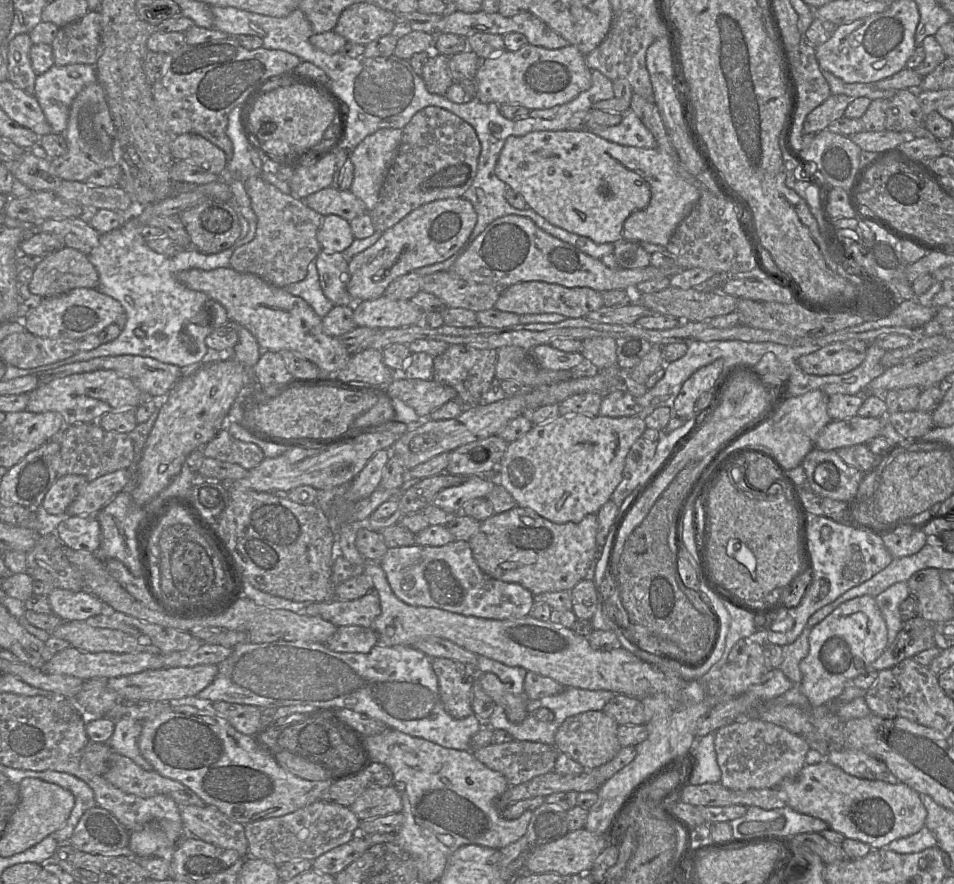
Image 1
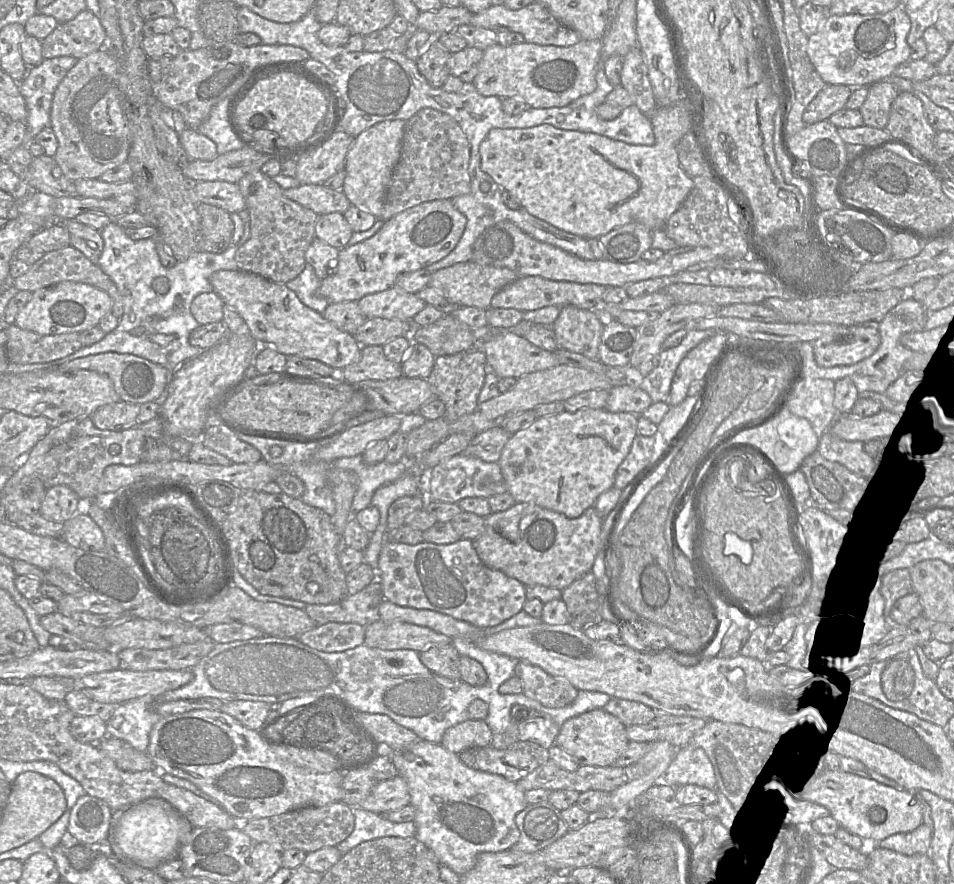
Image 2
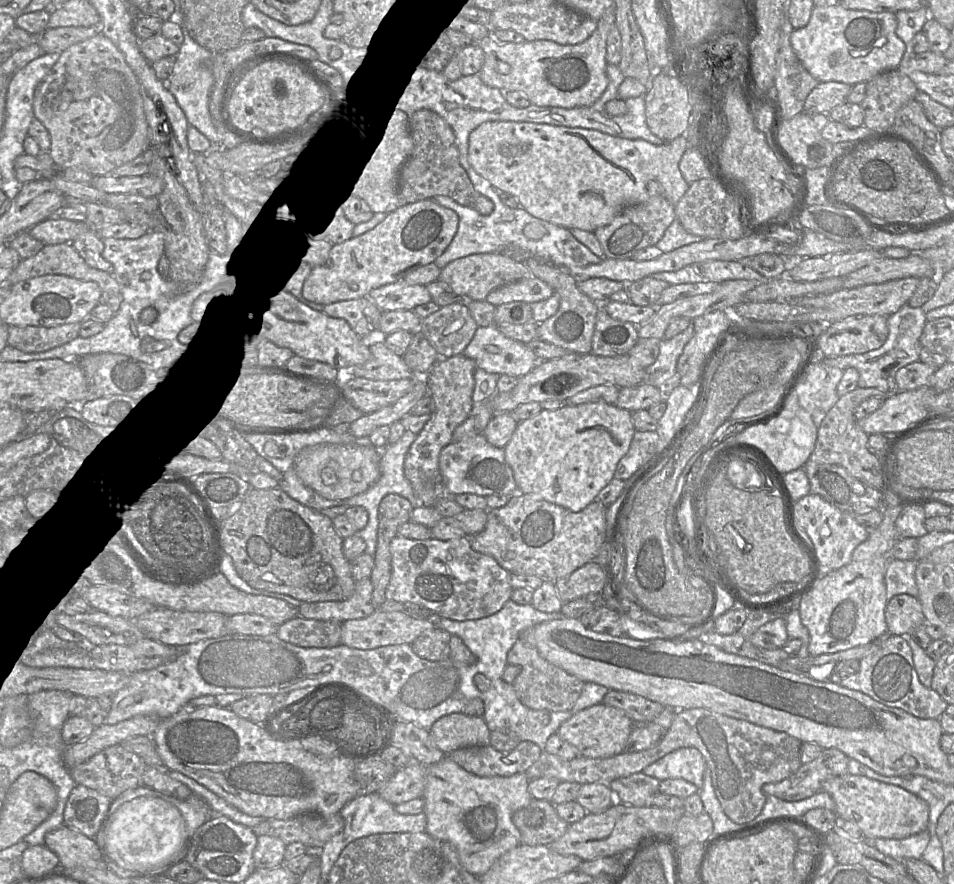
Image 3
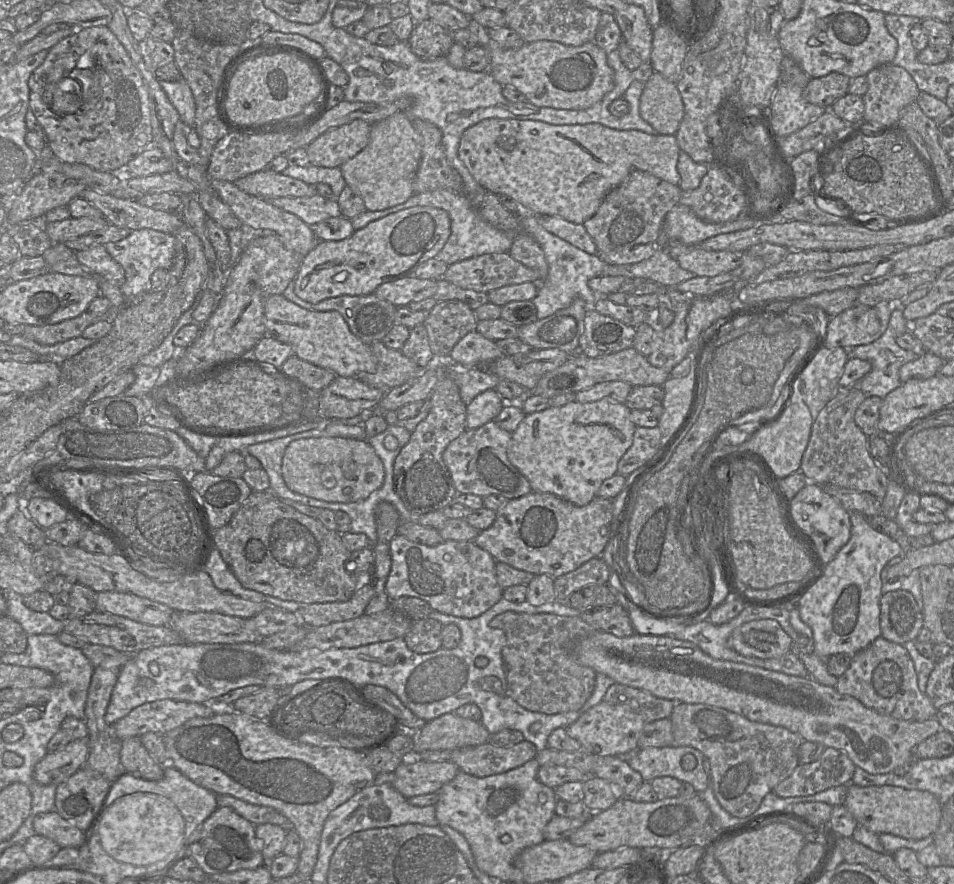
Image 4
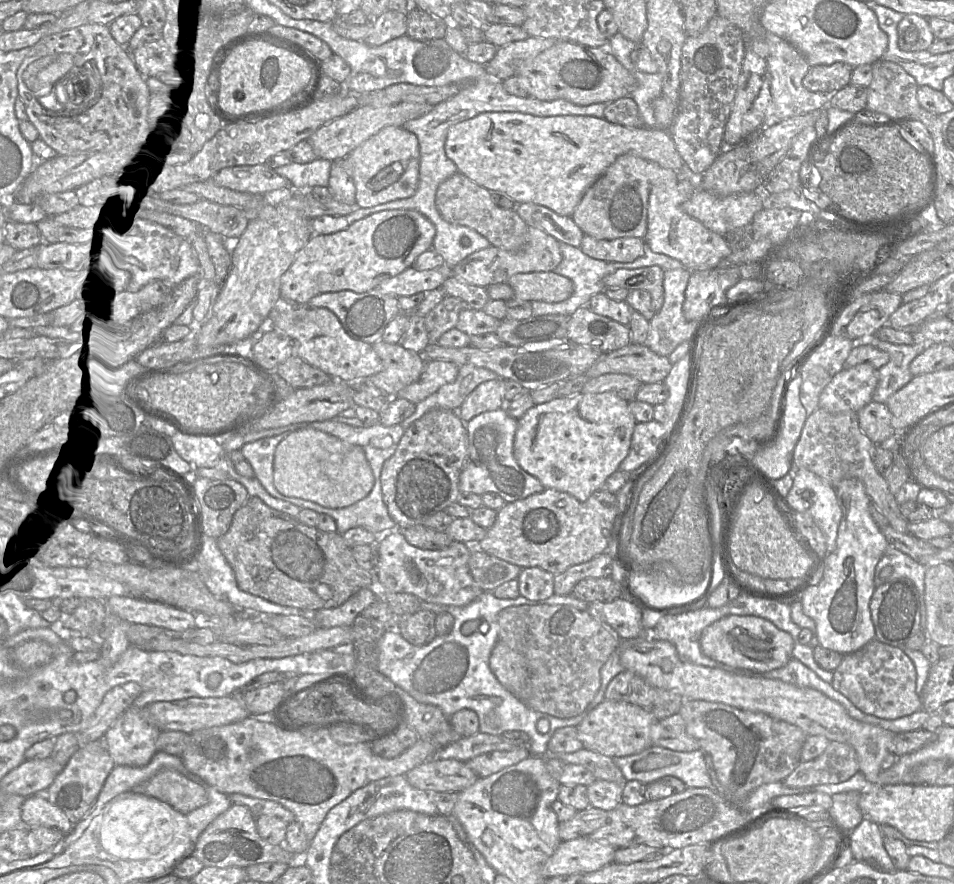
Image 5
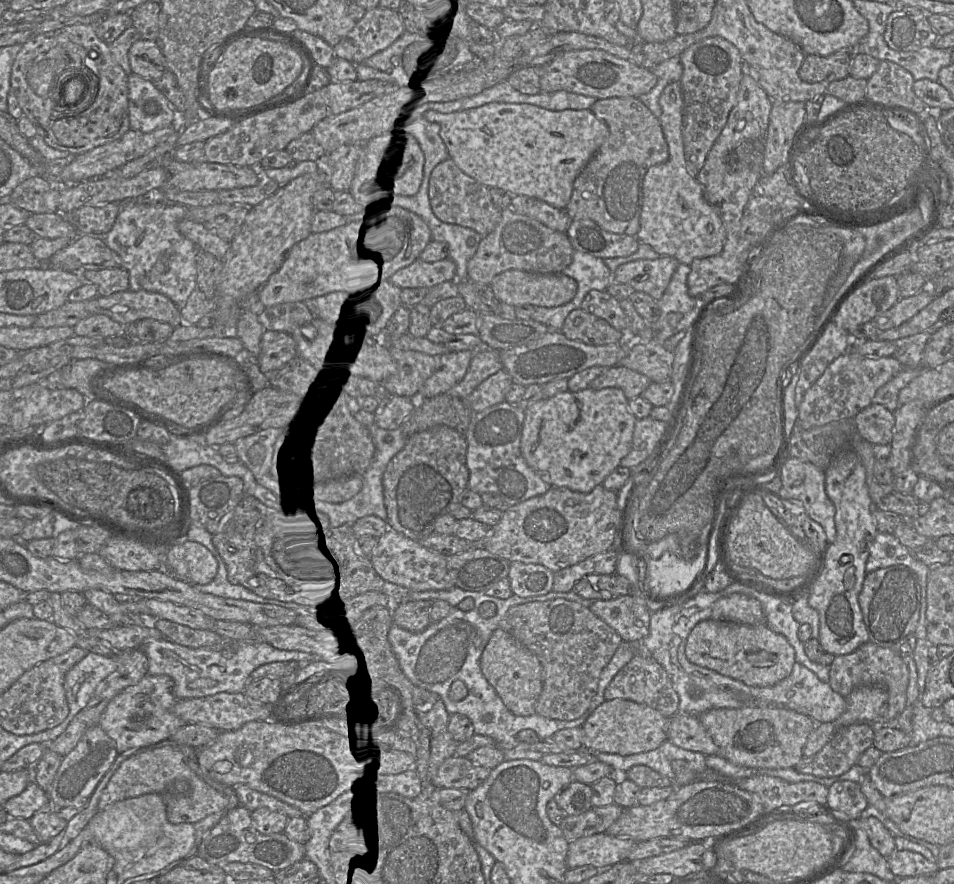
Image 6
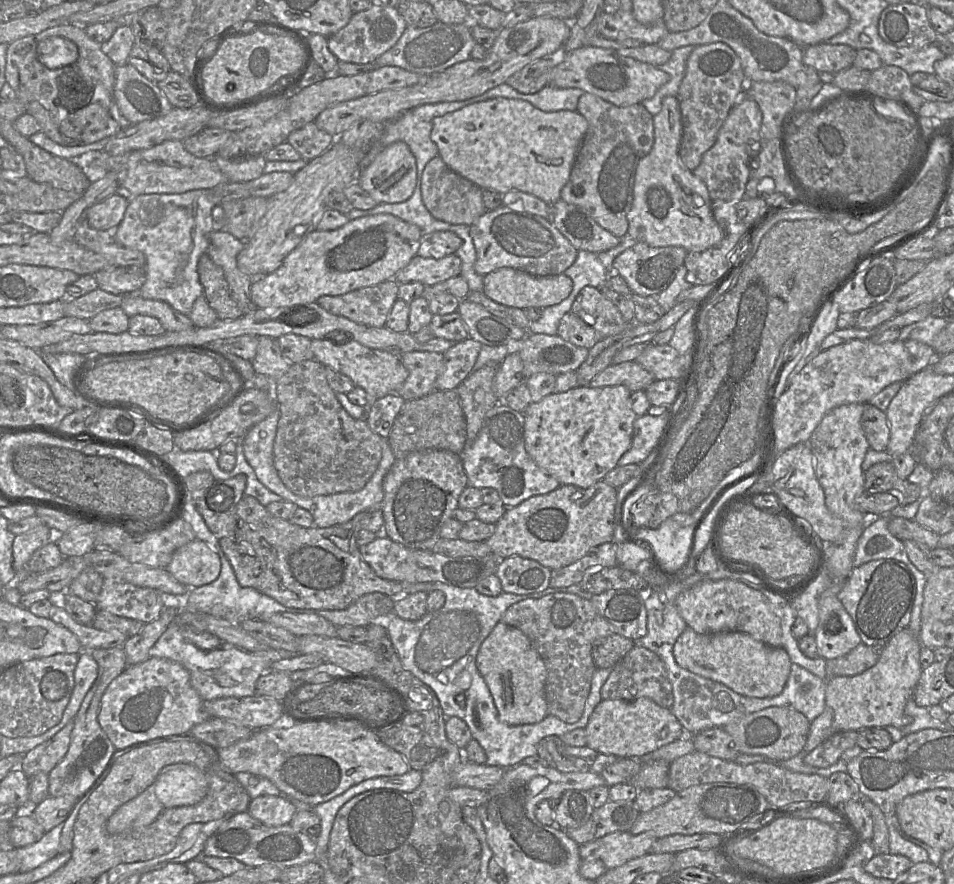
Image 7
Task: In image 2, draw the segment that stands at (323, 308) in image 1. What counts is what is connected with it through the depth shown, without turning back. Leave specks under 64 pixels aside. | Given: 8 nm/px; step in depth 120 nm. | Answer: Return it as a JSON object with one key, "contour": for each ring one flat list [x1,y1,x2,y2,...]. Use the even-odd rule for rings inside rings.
{"contour":[[306,263,303,271,285,285,297,295,304,305,323,315,330,303,327,299,318,296,320,282,321,279,317,277,314,268]]}

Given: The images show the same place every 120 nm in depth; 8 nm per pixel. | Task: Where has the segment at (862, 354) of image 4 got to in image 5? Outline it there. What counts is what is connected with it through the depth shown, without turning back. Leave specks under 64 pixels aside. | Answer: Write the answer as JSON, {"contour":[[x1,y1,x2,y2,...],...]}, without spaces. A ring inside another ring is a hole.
{"contour":[[875,335,863,337,859,343,872,345,889,355,888,363,879,370,879,381,872,396,873,401,884,404,891,395,912,380,914,376,910,372,910,364,928,347,925,343,893,344]]}

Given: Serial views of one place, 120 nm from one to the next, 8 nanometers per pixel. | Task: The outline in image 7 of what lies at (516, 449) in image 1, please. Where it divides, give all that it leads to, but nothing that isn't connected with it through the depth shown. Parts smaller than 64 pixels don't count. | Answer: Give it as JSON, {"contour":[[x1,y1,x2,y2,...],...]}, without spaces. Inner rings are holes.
{"contour":[[579,385,566,392,552,393,523,412,524,445,537,466,555,478,560,485,570,484,587,489,618,465,619,459,632,445,633,424,637,415,631,408,631,391,625,386,590,387]]}

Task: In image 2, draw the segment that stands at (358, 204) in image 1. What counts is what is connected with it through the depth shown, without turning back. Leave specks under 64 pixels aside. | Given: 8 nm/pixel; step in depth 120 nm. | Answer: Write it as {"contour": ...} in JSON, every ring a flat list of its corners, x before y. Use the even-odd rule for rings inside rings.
{"contour":[[301,184,283,189,283,194,318,215,333,212,344,214,352,205,342,190,333,190,323,184]]}

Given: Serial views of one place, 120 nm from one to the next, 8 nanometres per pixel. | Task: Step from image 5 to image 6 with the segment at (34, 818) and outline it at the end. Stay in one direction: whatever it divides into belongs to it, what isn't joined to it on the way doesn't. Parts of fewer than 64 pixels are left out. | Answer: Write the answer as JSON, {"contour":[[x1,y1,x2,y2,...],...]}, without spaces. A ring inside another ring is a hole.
{"contour":[[31,781,25,790,1,807,11,818,29,820,36,812,51,807,48,792]]}

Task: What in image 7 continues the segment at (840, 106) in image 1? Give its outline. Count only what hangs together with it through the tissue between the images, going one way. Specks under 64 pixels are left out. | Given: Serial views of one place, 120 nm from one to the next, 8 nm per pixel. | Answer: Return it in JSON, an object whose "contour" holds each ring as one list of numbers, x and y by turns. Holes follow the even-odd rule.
{"contour":[[819,43,803,47,803,63,817,72,837,74,853,65,857,50,843,44]]}

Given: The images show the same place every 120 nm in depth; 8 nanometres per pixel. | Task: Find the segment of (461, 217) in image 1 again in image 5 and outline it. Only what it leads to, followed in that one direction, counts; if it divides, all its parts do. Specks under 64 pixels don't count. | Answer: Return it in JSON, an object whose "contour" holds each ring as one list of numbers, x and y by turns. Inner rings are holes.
{"contour":[[394,209,371,214,332,234,313,234,281,276,281,297,299,305,307,305,311,298,323,293,343,290,368,292,377,288,382,281,412,267,419,255,432,248,435,233,434,224,421,213,415,210]]}

